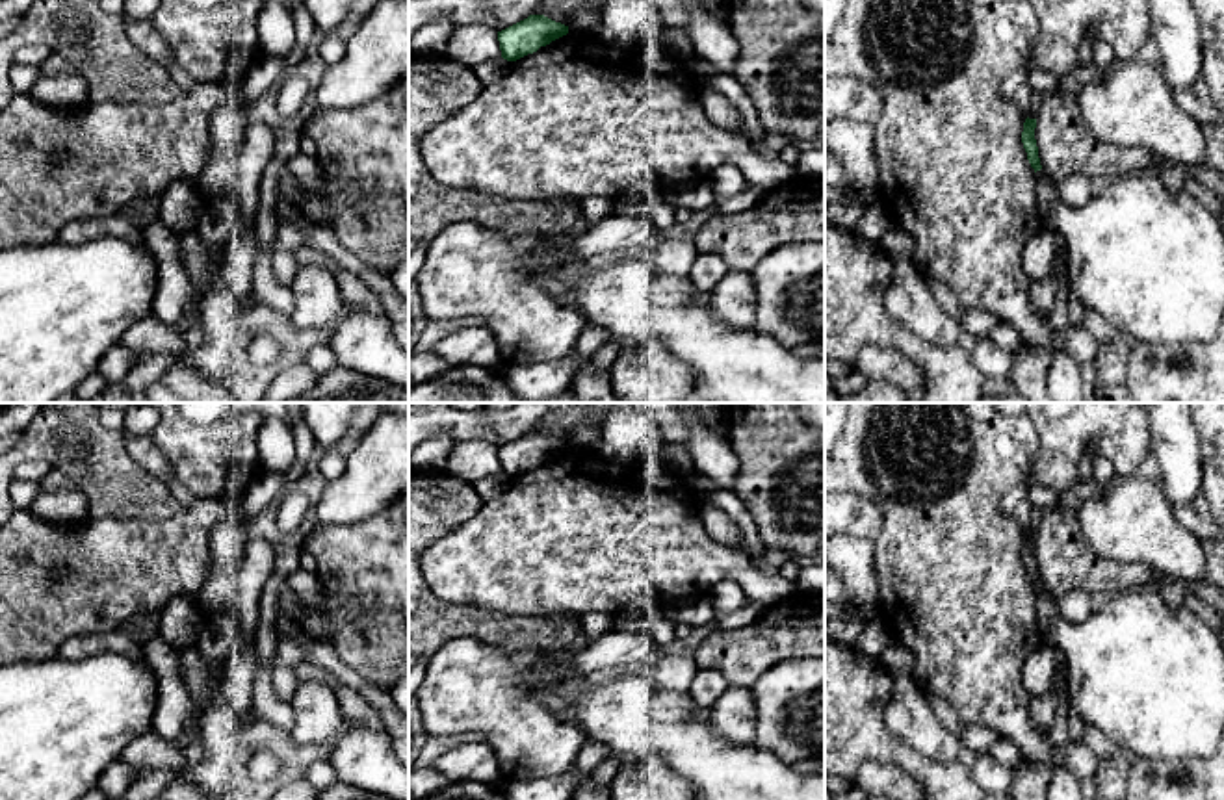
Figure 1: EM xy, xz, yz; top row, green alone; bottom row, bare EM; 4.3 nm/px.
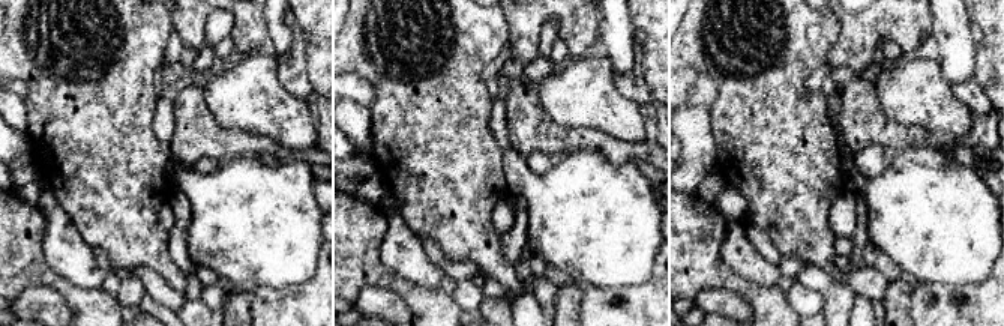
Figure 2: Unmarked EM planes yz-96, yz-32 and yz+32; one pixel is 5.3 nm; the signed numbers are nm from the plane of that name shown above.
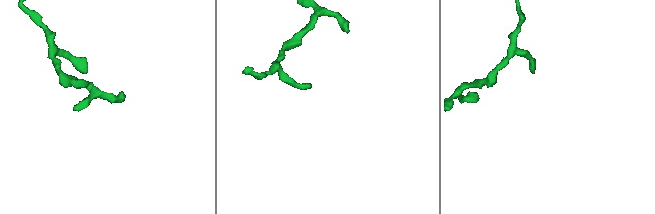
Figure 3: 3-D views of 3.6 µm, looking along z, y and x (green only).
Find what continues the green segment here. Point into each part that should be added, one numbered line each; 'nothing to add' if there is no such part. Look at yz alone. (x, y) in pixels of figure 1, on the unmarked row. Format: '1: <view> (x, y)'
1: yz (1148, 676)

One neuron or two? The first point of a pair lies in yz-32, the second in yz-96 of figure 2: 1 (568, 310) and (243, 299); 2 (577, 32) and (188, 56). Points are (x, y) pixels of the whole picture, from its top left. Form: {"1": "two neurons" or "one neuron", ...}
{"1": "one neuron", "2": "two neurons"}

